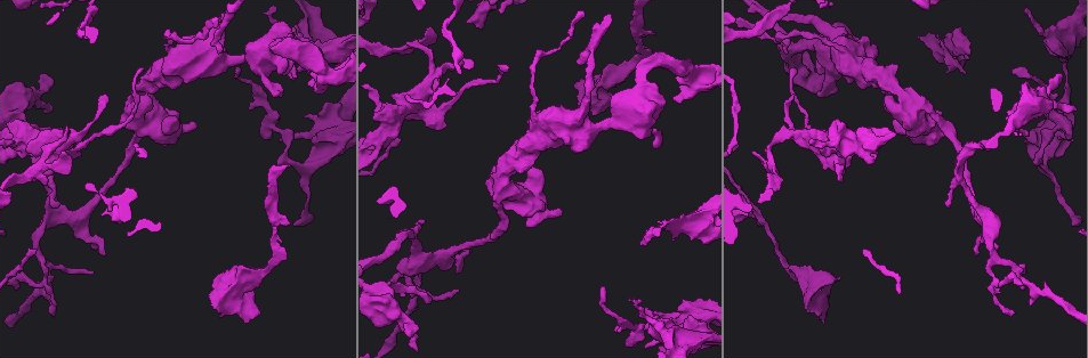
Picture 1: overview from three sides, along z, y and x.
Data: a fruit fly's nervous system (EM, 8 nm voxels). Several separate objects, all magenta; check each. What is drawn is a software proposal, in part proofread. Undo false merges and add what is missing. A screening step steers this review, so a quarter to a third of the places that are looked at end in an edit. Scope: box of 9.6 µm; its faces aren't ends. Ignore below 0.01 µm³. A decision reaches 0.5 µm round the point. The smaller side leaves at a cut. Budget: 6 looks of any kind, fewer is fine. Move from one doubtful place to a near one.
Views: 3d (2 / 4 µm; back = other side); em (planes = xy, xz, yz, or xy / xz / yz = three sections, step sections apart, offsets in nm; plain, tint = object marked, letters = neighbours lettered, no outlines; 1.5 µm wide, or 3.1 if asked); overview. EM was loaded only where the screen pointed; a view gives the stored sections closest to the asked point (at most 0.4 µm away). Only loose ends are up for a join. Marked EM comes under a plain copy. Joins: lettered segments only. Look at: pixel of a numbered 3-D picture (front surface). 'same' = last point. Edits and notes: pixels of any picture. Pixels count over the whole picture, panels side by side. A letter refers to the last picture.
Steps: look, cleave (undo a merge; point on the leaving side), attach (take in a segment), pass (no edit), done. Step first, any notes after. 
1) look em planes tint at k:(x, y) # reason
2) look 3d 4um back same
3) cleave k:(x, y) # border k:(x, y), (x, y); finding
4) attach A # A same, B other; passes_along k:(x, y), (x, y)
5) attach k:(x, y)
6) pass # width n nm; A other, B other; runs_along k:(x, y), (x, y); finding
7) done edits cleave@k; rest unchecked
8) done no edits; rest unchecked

look em planes letters at 1:(968, 53) # branch stops here

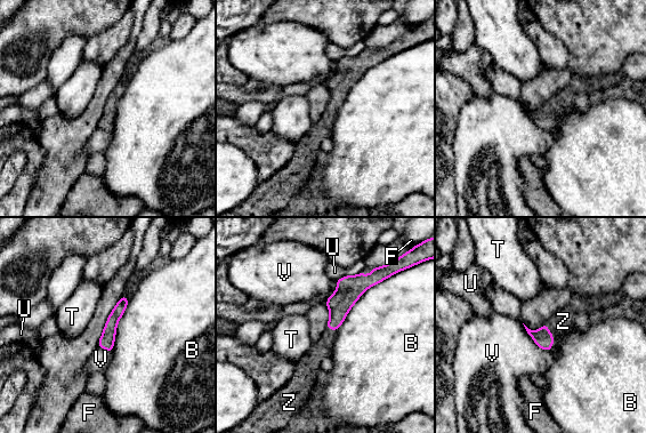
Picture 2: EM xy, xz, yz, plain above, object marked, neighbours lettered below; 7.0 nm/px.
attach Z # longest_contact B 500 nm; B other, F other, T other, U other, V other, Z same; passes_along 2:(543, 338), (552, 336), (563, 321); it goes on there

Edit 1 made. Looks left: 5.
look overview

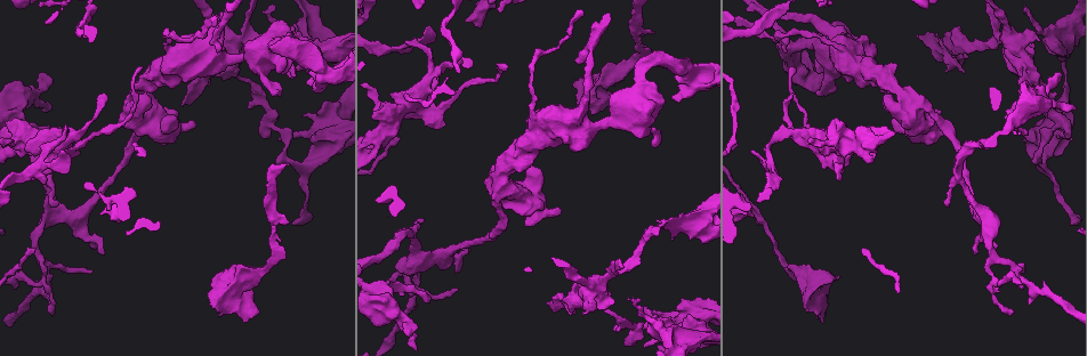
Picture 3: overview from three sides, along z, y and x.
look 3d 4um at 3:(183, 104) # an open end

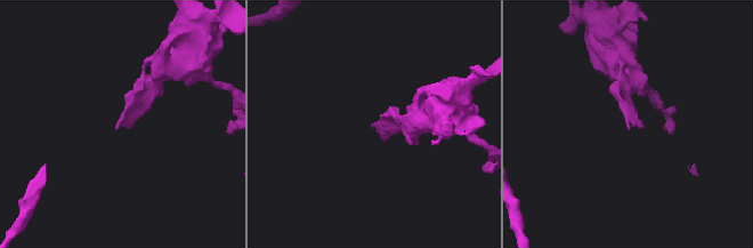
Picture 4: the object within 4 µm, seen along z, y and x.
look em yz step 4 letters at 4:(120, 126)

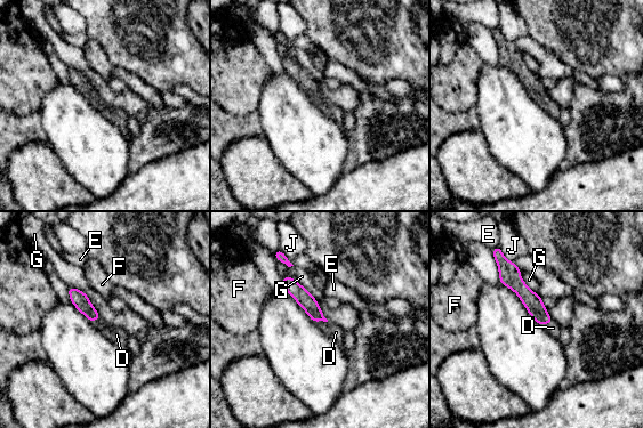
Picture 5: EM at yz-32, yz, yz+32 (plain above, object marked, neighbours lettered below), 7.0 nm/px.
attach D # D same, E other, F other, G other, J other; passes_along 5:(299, 293), (320, 320), (336, 332); the neuron continues

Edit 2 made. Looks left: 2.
done edits attach@2, attach@5; rest unchecked

